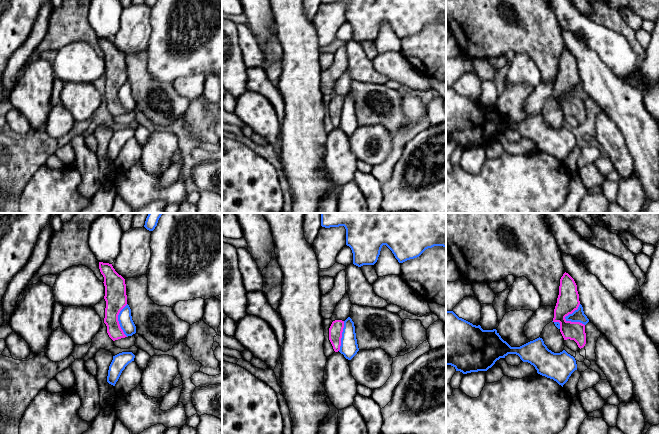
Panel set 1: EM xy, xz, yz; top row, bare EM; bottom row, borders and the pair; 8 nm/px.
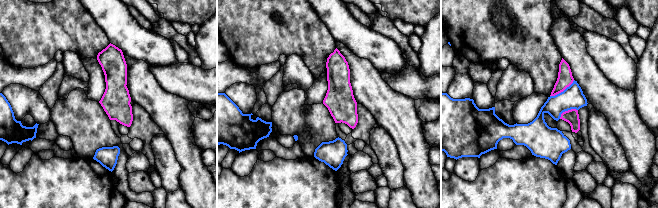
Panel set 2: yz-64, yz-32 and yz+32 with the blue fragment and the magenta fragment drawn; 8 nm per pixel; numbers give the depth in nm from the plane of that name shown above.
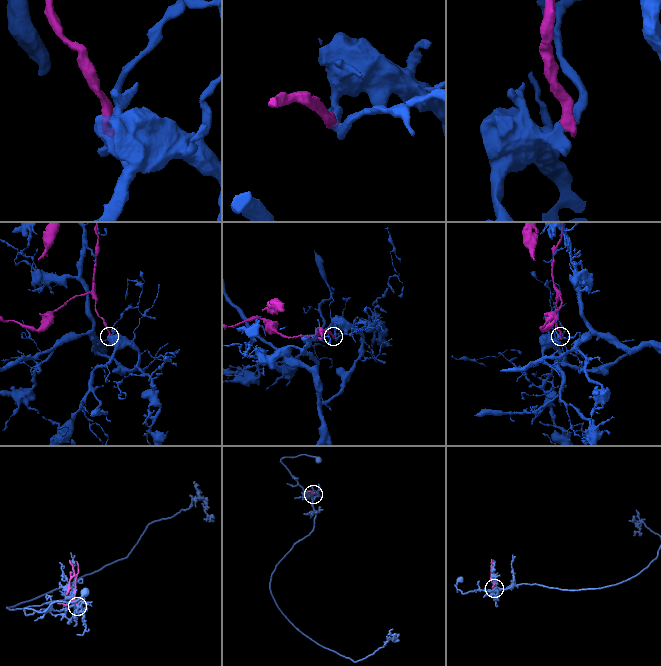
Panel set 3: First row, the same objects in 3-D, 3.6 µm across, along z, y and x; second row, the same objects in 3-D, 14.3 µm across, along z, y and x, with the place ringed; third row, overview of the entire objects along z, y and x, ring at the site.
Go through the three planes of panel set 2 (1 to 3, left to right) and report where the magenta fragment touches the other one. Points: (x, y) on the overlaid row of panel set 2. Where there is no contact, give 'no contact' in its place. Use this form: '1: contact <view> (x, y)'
1: no contact
2: no contact
3: contact yz+32 (563, 91)

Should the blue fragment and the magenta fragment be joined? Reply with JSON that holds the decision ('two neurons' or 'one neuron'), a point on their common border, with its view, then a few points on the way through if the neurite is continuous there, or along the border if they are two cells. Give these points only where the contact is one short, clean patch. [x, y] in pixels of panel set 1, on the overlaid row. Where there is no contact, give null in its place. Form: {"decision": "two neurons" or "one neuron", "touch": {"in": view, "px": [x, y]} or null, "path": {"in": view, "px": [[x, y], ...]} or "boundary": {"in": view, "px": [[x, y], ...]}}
{"decision": "two neurons", "touch": {"in": "yz", "px": [572, 313]}, "boundary": {"in": "yz", "px": [[580, 304], [565, 317], [566, 321]]}}

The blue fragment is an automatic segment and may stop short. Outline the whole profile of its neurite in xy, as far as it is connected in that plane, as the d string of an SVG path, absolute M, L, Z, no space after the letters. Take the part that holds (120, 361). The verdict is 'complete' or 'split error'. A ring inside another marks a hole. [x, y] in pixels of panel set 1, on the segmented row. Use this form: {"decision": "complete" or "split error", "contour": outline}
{"decision": "complete", "contour": "M122 352L113 356L113 360L109 366L107 382L115 386L122 371L125 367L134 361L135 355L132 352Z"}

